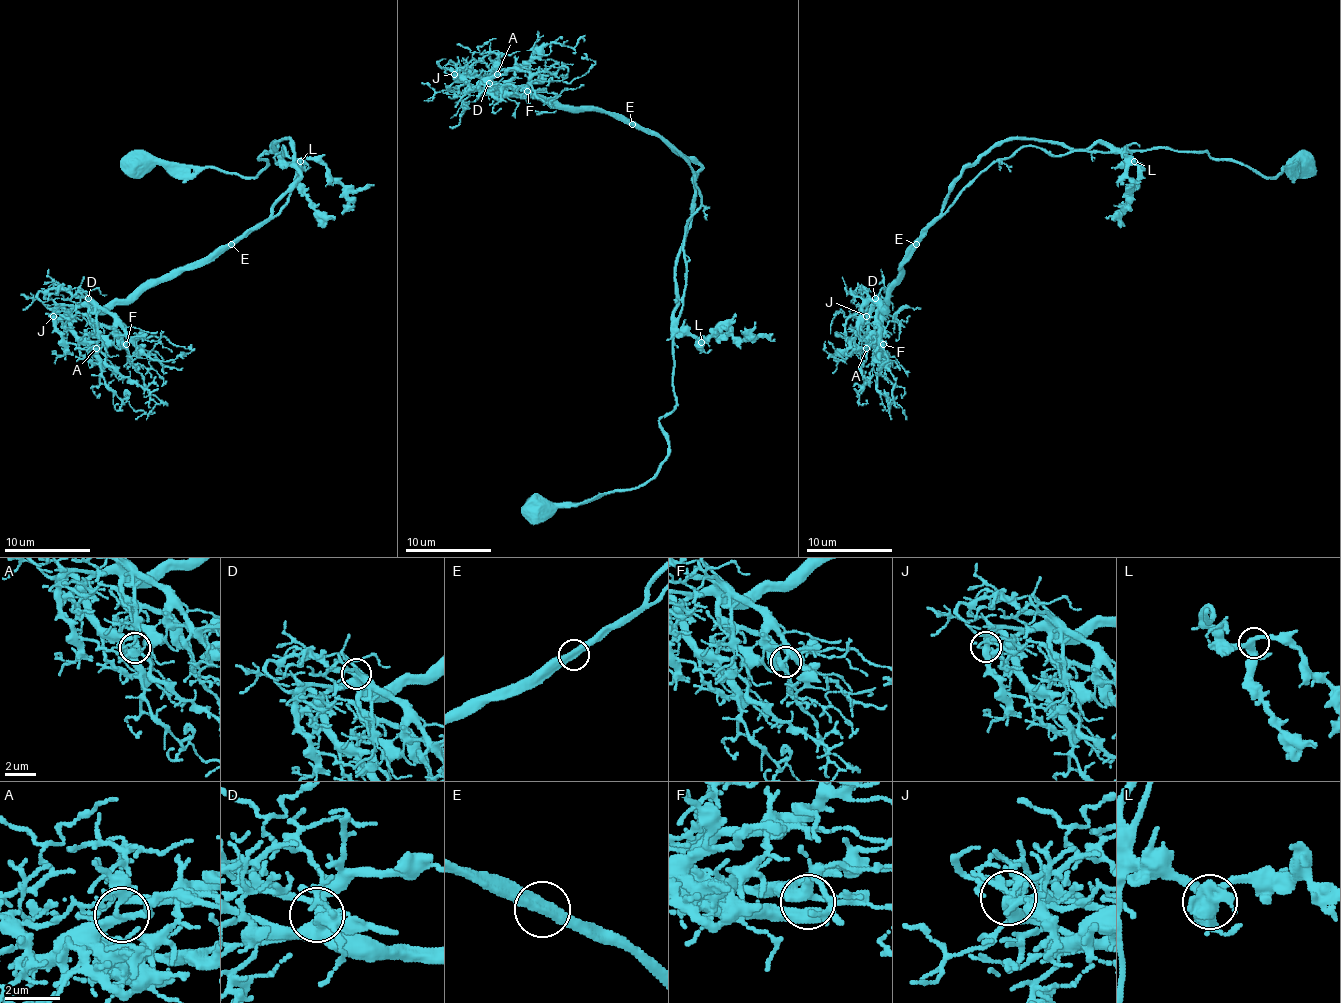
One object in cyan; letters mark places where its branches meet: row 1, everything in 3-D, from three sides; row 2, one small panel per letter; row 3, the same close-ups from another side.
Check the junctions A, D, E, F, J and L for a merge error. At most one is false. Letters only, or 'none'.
none

